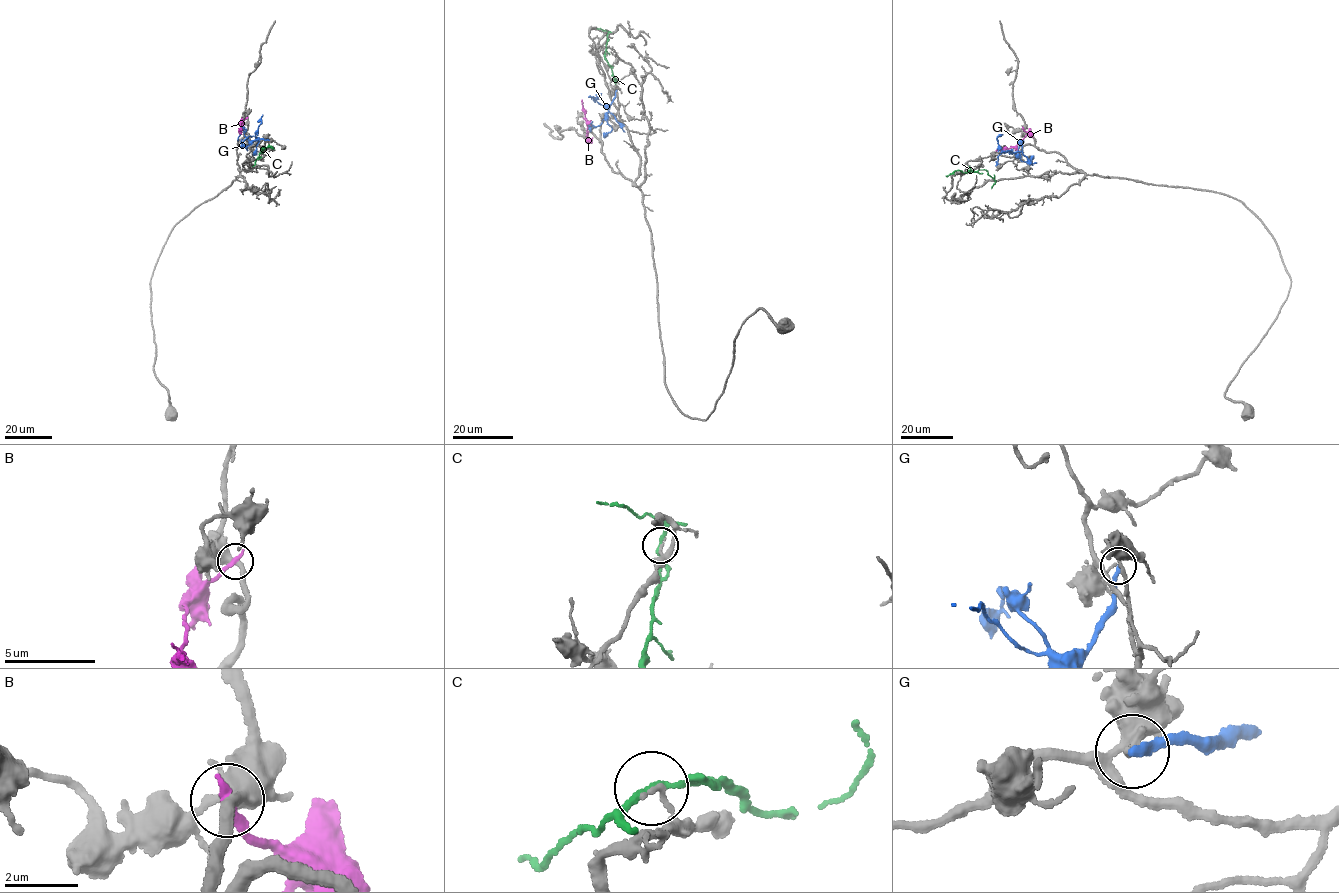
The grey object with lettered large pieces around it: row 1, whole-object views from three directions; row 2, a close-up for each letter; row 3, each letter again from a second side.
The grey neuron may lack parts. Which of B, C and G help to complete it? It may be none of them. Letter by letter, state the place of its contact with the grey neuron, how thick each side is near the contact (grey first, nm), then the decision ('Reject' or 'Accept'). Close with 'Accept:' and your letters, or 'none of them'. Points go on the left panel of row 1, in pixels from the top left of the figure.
B: Touches grey at (247, 117). Thickness 360 nm (grey) against 300 nm. Reject
C: Touches grey at (271, 146). Thickness 140 nm (grey) against 150 nm. Reject
G: Touches grey at (268, 140). Thickness 140 nm (grey) against 240 nm. Reject
Accept: none of them

